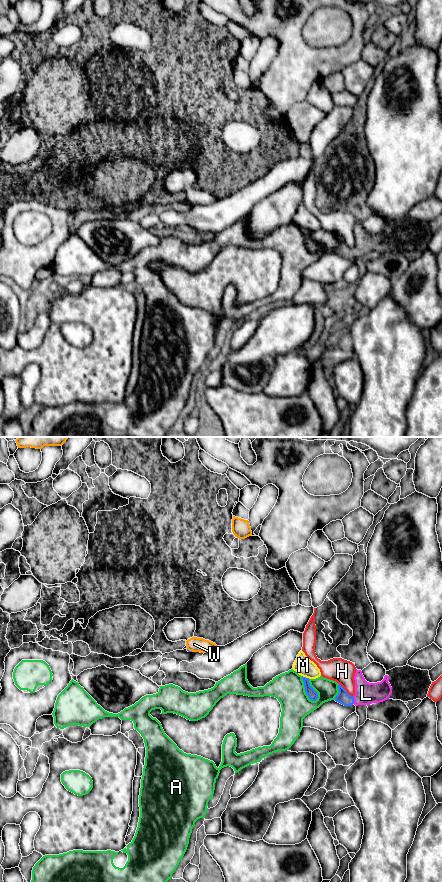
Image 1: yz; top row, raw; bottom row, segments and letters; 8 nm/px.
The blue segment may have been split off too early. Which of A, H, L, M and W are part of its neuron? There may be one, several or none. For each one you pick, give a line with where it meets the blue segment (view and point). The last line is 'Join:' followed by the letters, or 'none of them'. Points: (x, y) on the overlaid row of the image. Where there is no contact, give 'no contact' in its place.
L: contact yz (353, 700)
Join: L

